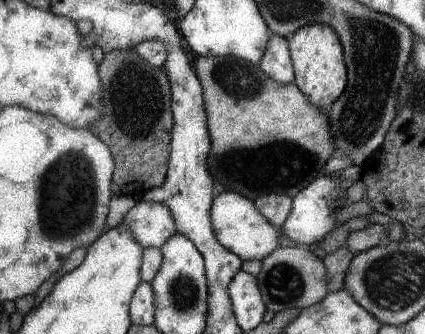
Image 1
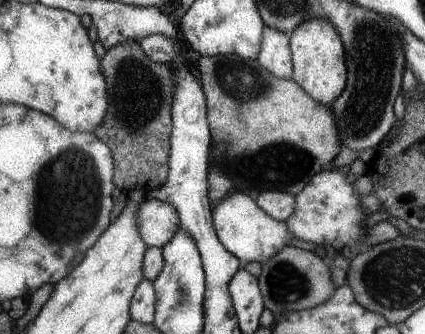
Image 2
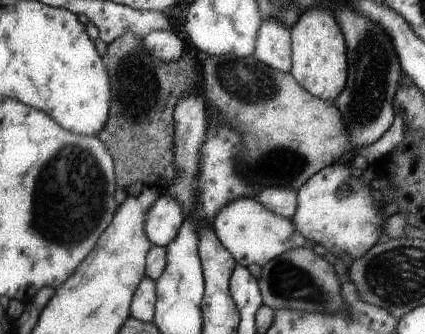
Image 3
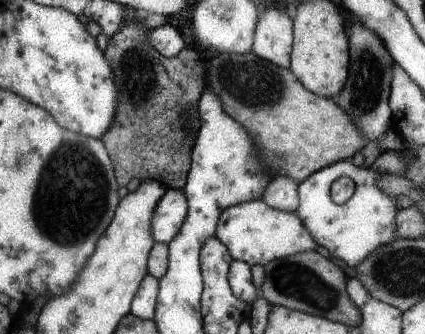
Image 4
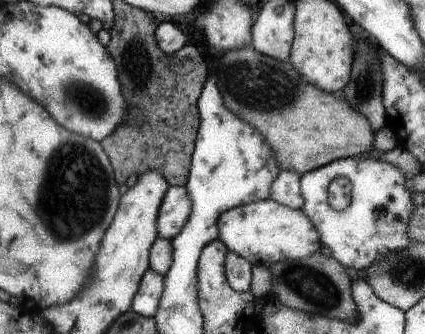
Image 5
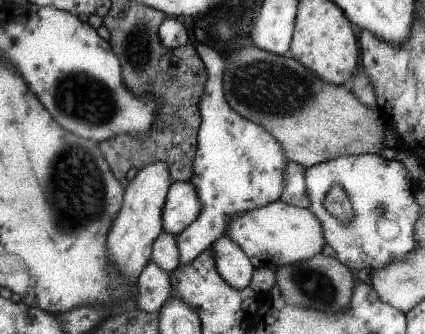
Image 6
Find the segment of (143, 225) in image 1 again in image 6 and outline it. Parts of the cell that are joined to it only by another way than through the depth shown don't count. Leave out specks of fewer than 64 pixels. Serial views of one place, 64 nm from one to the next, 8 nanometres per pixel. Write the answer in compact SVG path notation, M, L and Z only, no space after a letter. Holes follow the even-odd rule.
M171 182L163 206L163 232L177 236L201 212L199 192L191 182Z

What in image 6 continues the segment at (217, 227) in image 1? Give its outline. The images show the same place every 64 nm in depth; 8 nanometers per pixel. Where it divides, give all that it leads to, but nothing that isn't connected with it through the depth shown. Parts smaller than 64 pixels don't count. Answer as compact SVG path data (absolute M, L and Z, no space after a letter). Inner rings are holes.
M281 200L245 214L233 214L223 236L229 236L251 258L255 268L269 268L273 272L317 256L327 244L321 222L309 208L295 208Z

